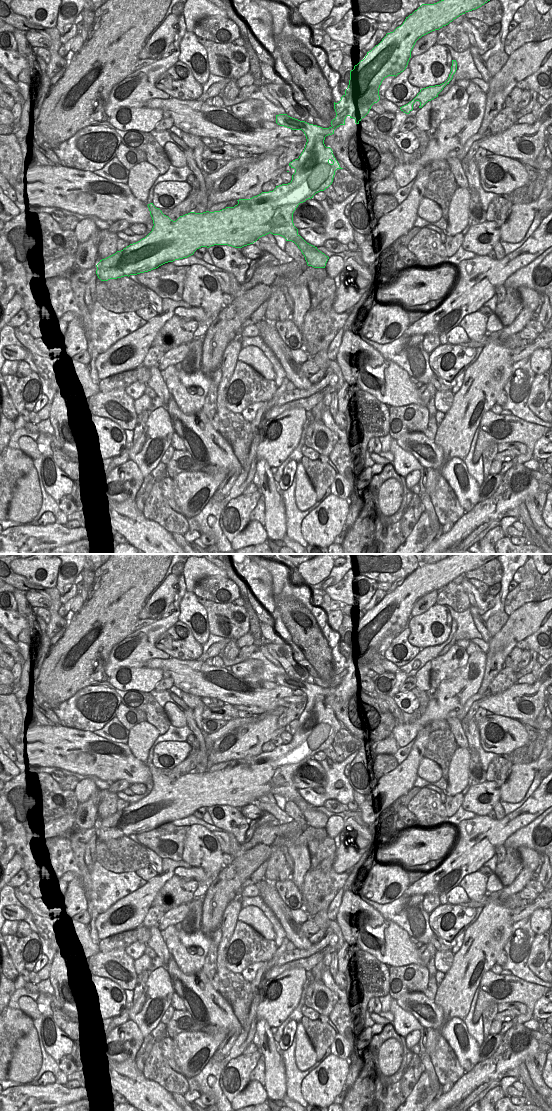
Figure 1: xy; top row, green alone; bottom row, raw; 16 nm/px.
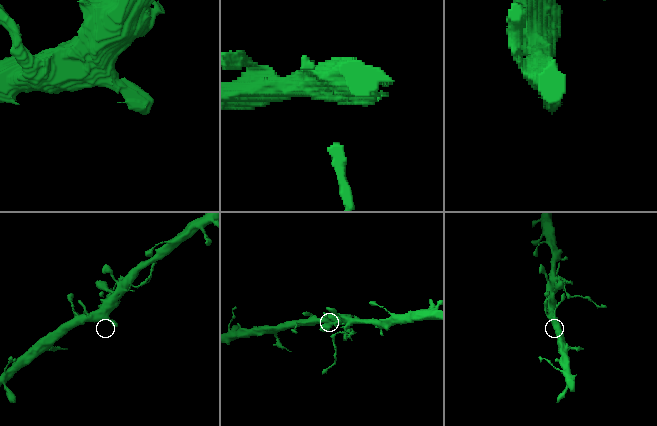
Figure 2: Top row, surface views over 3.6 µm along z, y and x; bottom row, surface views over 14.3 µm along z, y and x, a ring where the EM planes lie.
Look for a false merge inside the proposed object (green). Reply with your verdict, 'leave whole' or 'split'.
leave whole

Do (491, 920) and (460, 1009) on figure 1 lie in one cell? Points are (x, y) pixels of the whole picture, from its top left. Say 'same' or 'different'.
same

